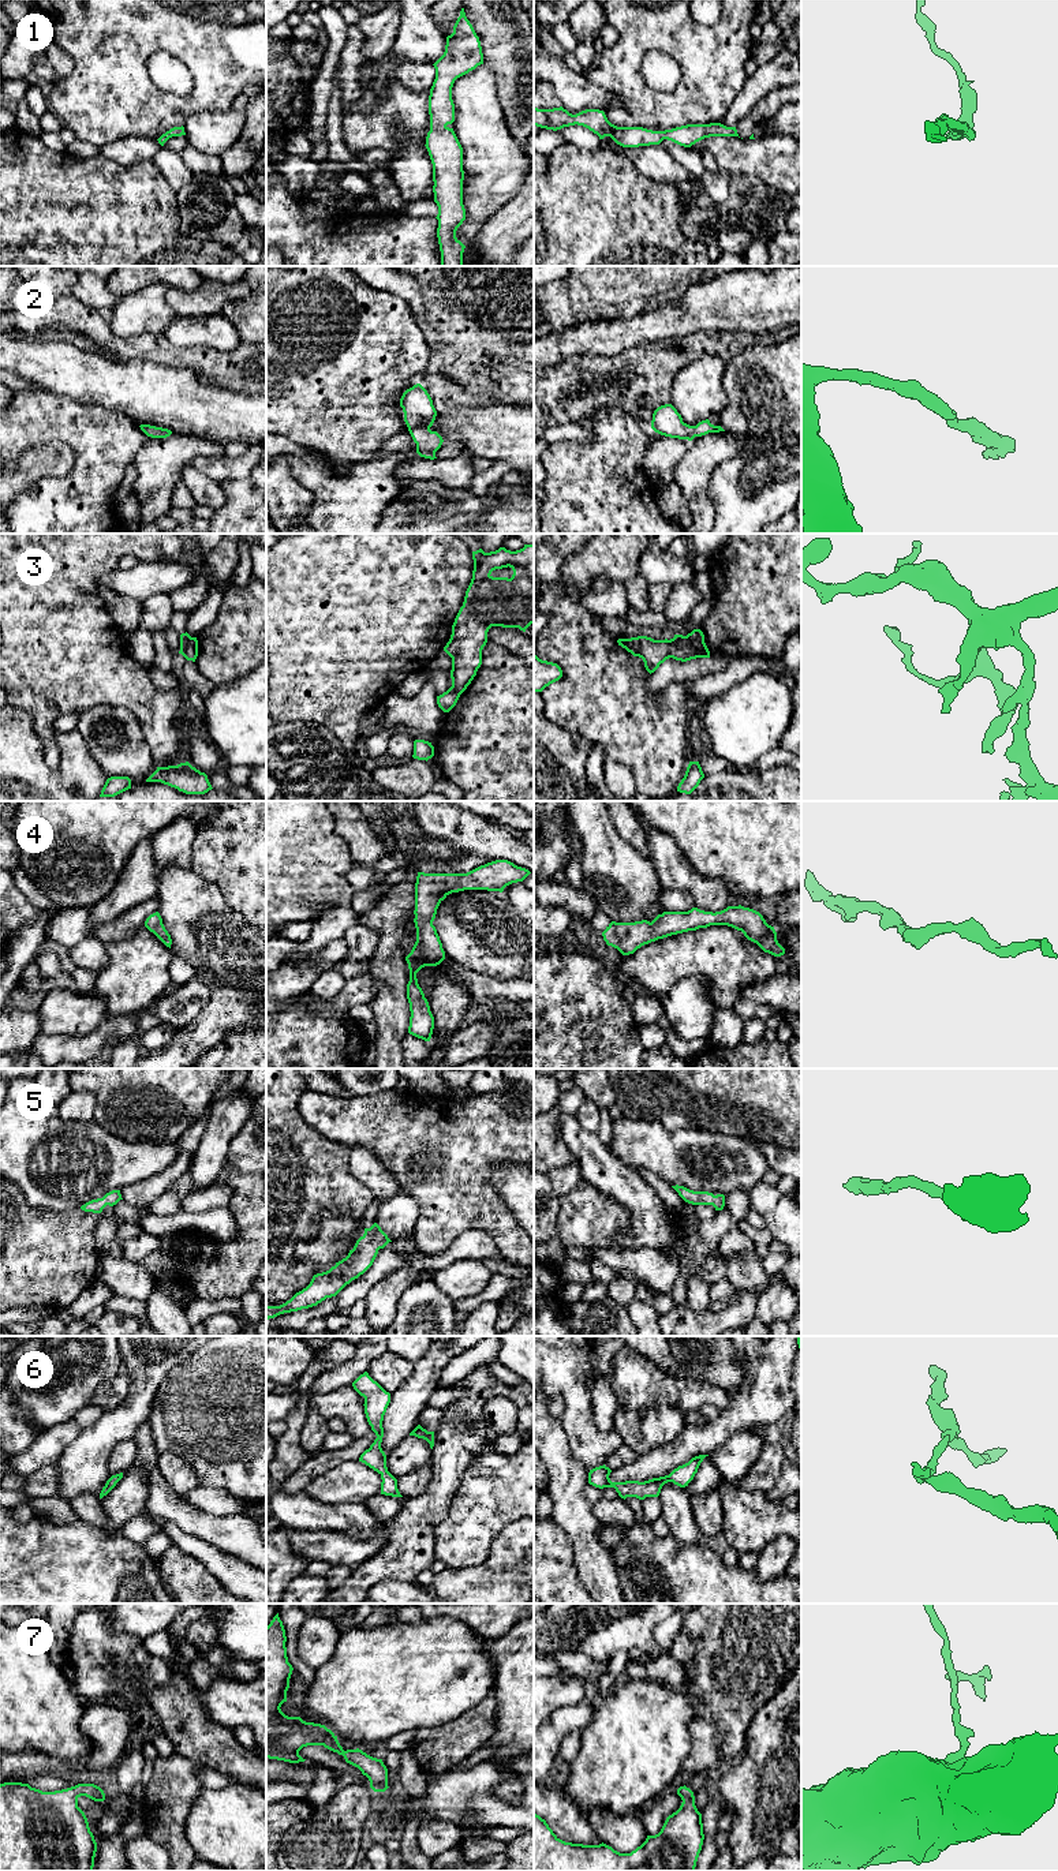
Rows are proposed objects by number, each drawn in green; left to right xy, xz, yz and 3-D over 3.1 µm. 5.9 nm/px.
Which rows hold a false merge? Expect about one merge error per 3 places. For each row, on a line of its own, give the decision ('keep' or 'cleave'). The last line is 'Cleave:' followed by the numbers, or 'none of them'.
1: keep
2: keep
3: cleave
4: keep
5: keep
6: keep
7: keep
Cleave: 3

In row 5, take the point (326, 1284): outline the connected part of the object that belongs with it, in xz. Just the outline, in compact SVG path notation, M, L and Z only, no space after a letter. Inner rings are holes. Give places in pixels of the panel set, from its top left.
M374 1223L364 1228L352 1250L329 1271L313 1276L310 1284L280 1306L266 1306L266 1320L284 1313L317 1306L326 1298L336 1296L347 1284L363 1275L374 1262L378 1250L392 1242Z

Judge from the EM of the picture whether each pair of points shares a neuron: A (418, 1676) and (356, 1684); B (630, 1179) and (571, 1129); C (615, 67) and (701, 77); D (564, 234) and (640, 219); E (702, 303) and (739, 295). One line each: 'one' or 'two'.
A: one
B: one
C: one
D: one
E: one

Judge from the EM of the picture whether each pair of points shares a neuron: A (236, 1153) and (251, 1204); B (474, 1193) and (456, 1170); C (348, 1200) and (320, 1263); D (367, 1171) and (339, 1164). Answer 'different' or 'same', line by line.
A: different
B: same
C: different
D: different

